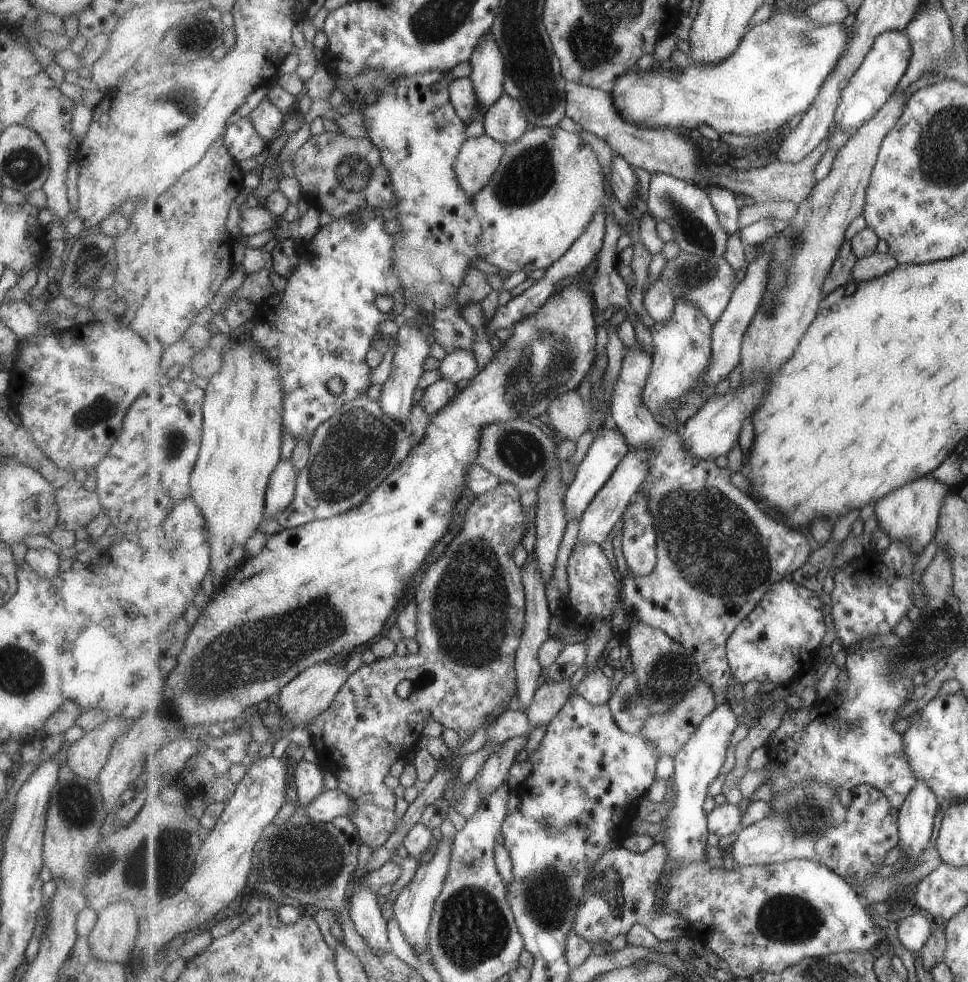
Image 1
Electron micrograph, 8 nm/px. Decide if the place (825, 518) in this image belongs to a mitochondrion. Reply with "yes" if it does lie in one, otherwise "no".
no

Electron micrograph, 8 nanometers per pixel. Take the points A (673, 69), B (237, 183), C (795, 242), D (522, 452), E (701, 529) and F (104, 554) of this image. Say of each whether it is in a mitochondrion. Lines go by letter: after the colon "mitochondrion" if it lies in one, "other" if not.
A: other
B: other
C: mitochondrion
D: mitochondrion
E: mitochondrion
F: other

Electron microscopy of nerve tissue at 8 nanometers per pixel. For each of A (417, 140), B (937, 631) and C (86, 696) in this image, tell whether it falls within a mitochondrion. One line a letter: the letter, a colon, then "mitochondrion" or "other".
A: other
B: mitochondrion
C: other

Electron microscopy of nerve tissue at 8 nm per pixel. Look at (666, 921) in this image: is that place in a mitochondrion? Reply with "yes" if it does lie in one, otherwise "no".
no

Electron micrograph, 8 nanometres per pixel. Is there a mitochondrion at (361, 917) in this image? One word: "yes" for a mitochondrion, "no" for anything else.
no

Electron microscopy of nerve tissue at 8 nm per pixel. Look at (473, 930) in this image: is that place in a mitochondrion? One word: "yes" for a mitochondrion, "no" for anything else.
yes

